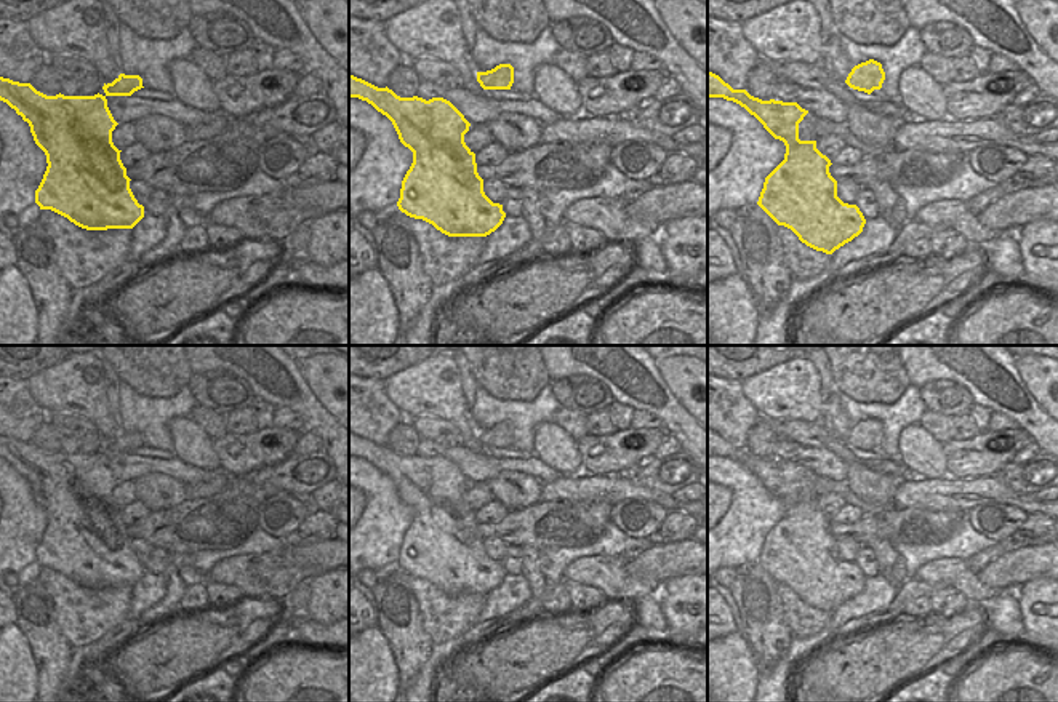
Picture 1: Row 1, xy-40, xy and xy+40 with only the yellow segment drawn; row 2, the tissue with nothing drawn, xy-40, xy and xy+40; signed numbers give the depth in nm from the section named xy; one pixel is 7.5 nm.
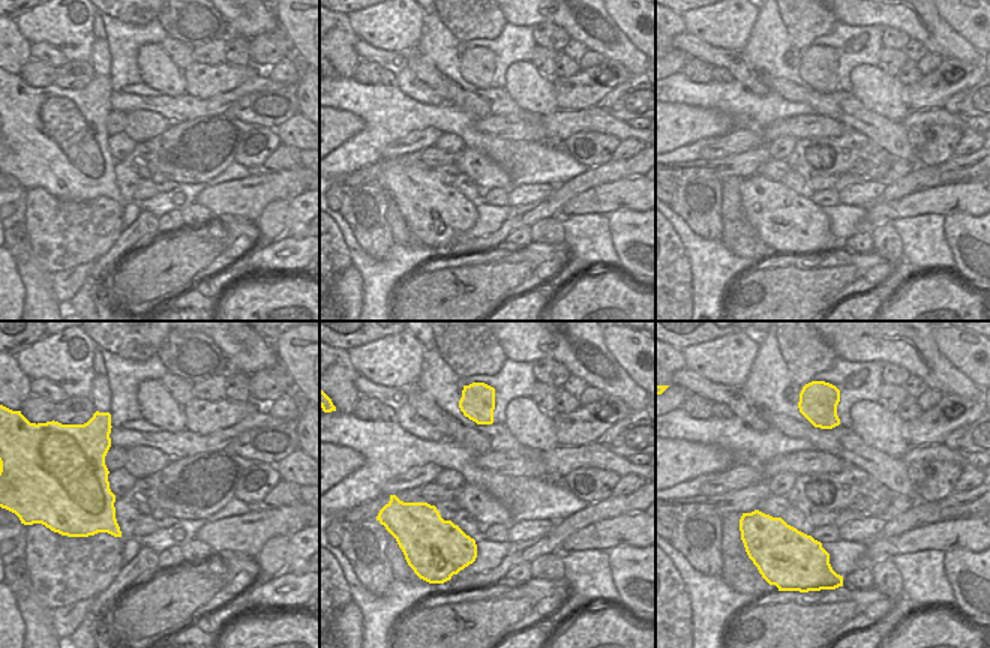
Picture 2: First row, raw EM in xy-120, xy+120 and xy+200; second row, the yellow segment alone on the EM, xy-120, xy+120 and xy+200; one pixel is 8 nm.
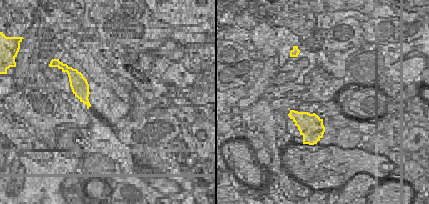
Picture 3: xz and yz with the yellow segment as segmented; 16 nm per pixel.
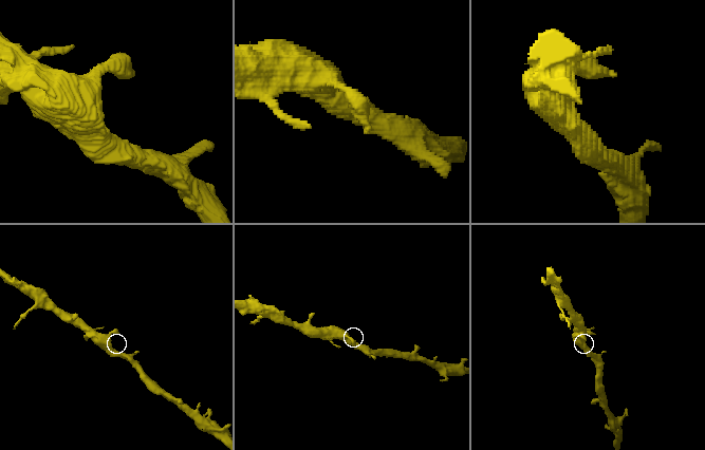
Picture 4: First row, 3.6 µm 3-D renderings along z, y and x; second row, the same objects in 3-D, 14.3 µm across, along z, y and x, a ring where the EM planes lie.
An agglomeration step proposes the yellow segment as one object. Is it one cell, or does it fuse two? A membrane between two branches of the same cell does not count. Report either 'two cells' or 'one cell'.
one cell

